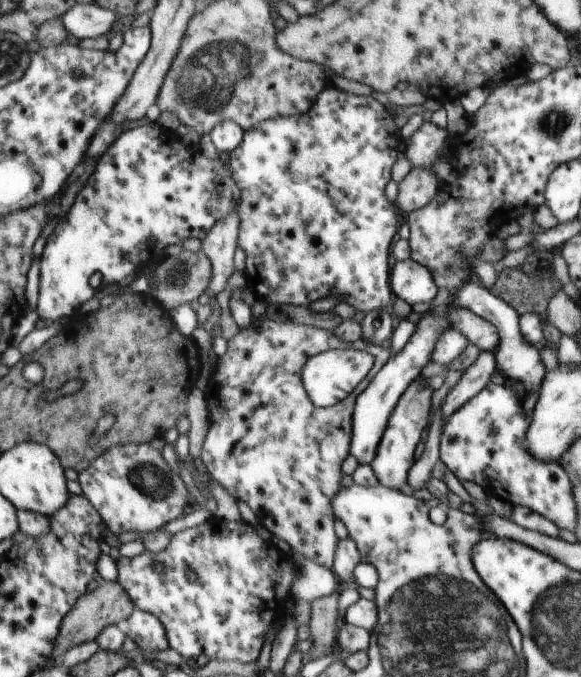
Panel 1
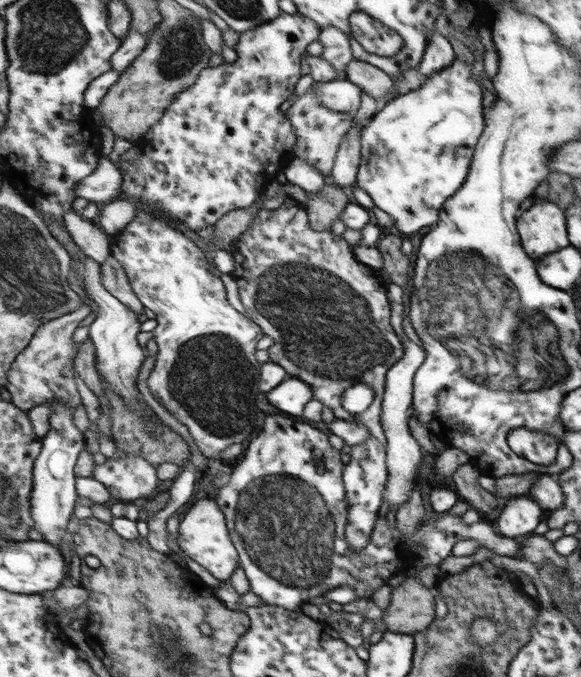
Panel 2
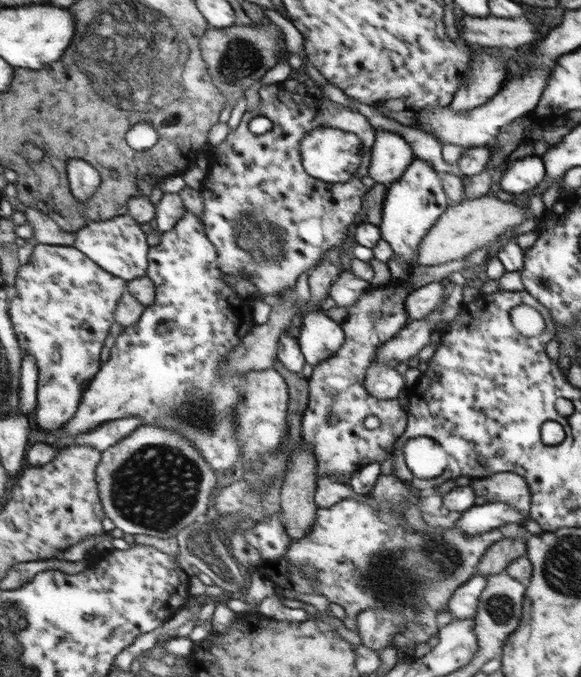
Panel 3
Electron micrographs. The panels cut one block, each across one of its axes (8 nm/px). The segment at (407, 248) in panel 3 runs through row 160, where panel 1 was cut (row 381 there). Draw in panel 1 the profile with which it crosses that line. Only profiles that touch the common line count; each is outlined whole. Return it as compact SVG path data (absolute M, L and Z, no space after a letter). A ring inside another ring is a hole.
M422 376L416 377L400 397L388 419L376 456L370 464L380 485L400 489L408 482L409 470L415 463L414 450L422 438L424 428L428 426L428 414L432 410L430 398L432 398L432 387L422 380Z

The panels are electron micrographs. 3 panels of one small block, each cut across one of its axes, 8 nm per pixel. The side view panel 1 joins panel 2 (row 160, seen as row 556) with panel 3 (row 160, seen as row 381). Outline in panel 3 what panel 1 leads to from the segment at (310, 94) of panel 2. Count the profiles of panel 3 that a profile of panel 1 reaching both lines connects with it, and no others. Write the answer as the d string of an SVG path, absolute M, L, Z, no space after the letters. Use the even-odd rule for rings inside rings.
M278 83L273 89L266 86L259 95L262 97L261 104L244 114L239 127L229 134L224 144L208 151L210 172L201 196L205 202L203 220L210 239L220 251L222 271L248 278L258 286L261 296L270 296L280 295L284 289L295 287L308 270L317 266L326 251L342 245L342 238L346 239L348 236L348 226L354 220L354 214L358 214L358 210L364 207L367 189L362 178L368 176L376 130L359 112L309 94L296 97L286 90L283 83ZM256 116L271 119L274 123L272 130L262 135L254 134L250 122ZM320 126L336 127L361 137L364 150L362 162L349 182L326 183L313 178L305 170L302 141L306 140L310 131Z

